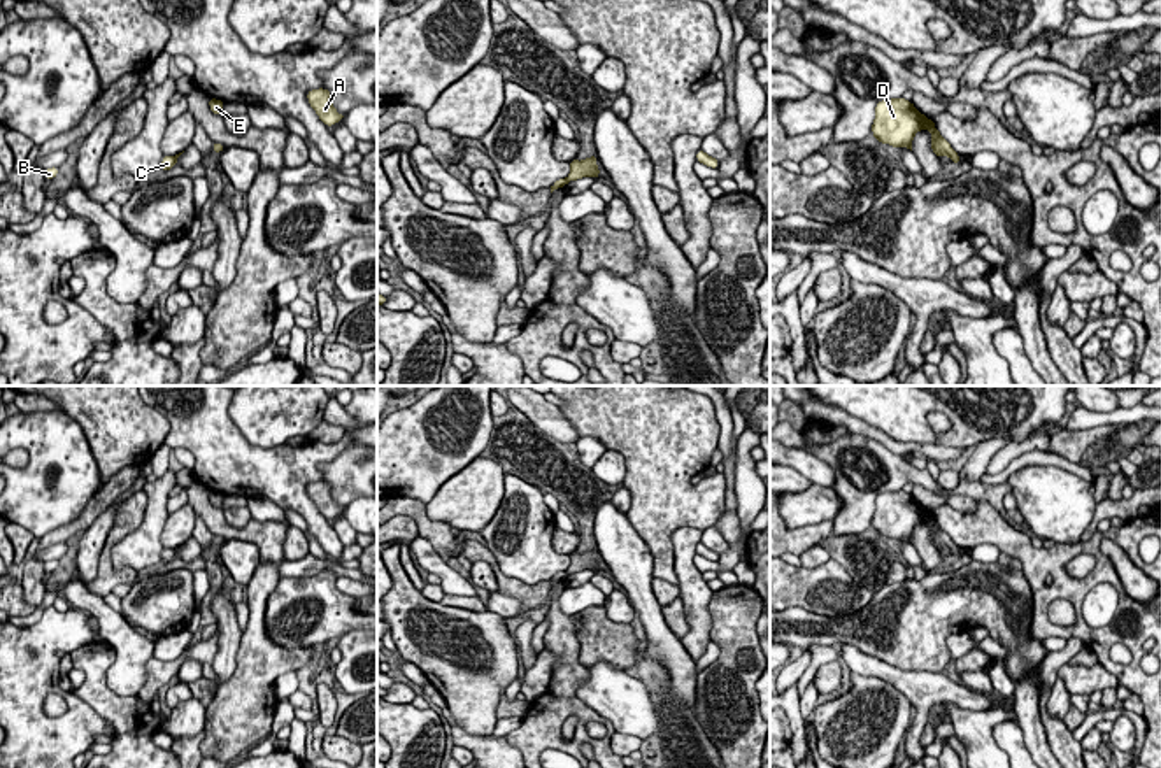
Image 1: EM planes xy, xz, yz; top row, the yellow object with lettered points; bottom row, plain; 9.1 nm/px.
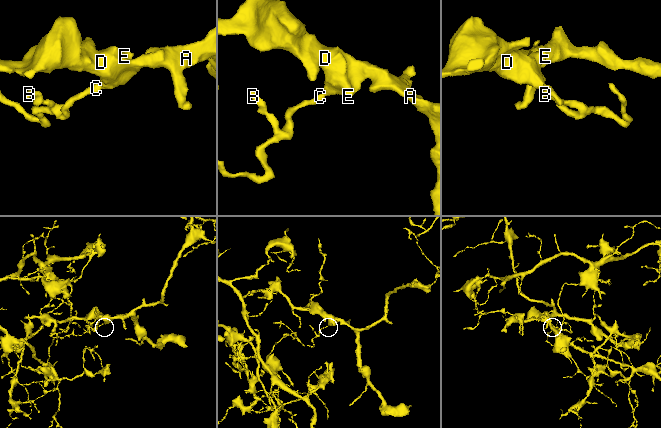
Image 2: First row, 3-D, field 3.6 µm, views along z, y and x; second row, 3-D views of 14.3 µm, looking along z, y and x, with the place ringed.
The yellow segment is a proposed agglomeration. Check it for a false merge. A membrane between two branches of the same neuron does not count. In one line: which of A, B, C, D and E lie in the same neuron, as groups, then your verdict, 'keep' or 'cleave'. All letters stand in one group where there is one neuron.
A D E / B C | cleave

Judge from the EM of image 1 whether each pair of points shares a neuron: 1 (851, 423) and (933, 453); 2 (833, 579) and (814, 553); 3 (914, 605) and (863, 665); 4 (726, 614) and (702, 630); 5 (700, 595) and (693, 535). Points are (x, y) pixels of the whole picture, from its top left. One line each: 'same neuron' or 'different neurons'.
1: same neuron
2: different neurons
3: different neurons
4: different neurons
5: same neuron

